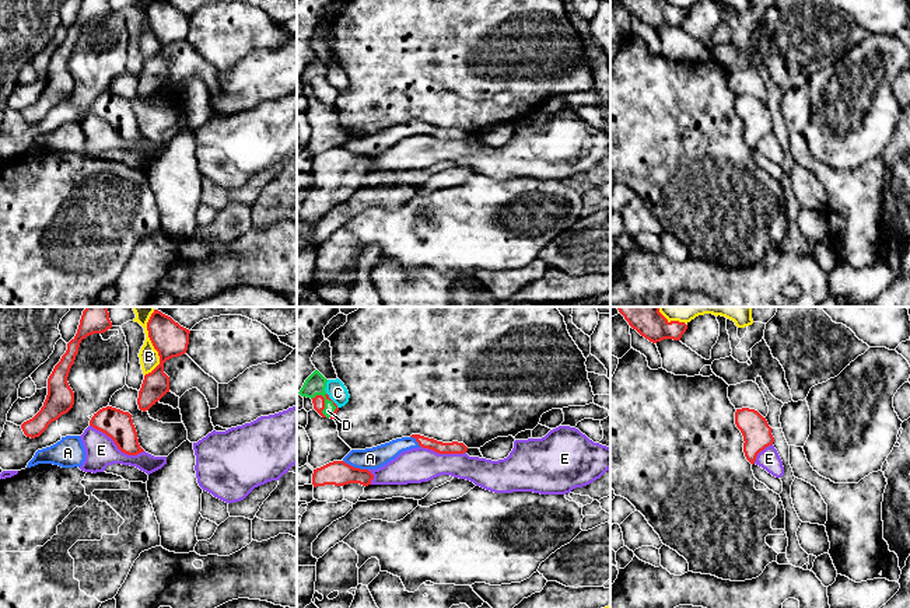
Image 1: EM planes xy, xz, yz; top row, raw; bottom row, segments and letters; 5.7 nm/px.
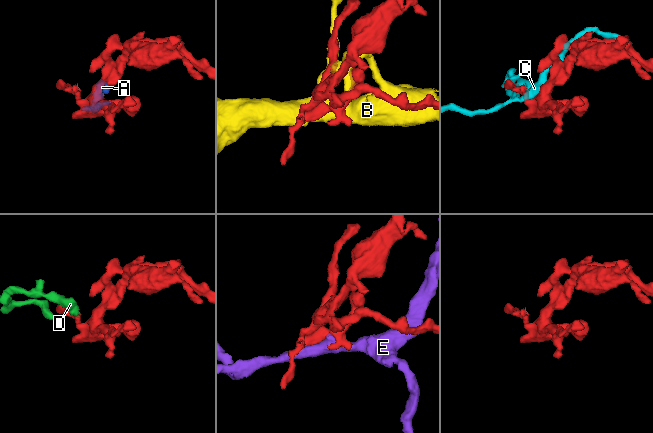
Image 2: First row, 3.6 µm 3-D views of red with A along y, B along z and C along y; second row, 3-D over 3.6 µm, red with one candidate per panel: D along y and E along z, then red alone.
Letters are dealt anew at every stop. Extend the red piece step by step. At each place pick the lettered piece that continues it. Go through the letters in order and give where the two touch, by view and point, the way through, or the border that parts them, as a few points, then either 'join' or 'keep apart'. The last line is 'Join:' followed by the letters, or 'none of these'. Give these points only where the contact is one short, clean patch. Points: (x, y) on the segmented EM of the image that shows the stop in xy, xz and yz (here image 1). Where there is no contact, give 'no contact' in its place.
A: xz (356, 468) | join
B: xy (151, 342) | keep apart
C: xz (332, 401) | keep apart
D: xz (325, 395) | across xz (318, 401), (325, 395), (315, 384) | join
E: xy (116, 444) | keep apart
Join: A, D

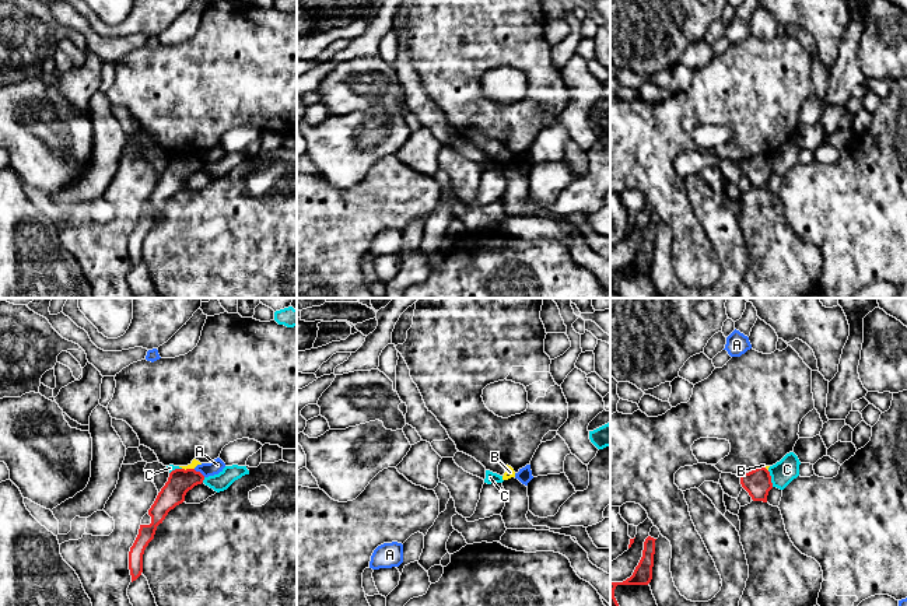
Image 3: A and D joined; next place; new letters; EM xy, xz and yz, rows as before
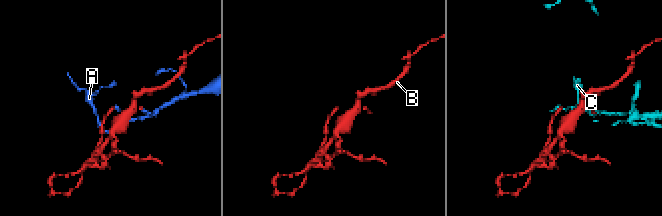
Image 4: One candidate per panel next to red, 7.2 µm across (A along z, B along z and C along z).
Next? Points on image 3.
A: xy (199, 472) | keep apart
B: xy (188, 469) | along xy (182, 468), (193, 469) | keep apart
C: yz (770, 479) | keep apart
Join: none of these

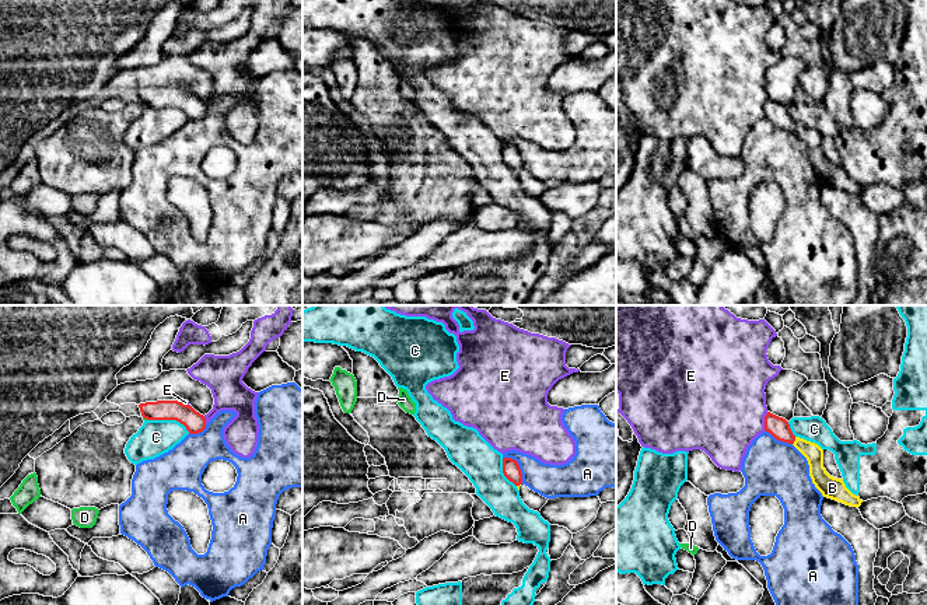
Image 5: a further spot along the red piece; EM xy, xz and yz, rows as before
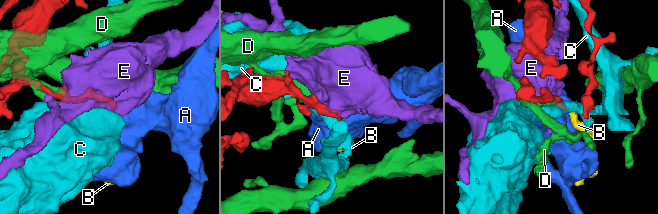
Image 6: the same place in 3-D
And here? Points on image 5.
A: xz (518, 467) | along xz (503, 457), (510, 457), (517, 462), (523, 483) | keep apart
B: yz (794, 440) | across yz (779, 427), (794, 440), (814, 454) | join
C: xy (170, 419) | along xy (147, 419), (175, 419), (189, 433) | keep apart
D: xy (146, 418) | keep apart
E: yz (765, 422) | keep apart
Join: B

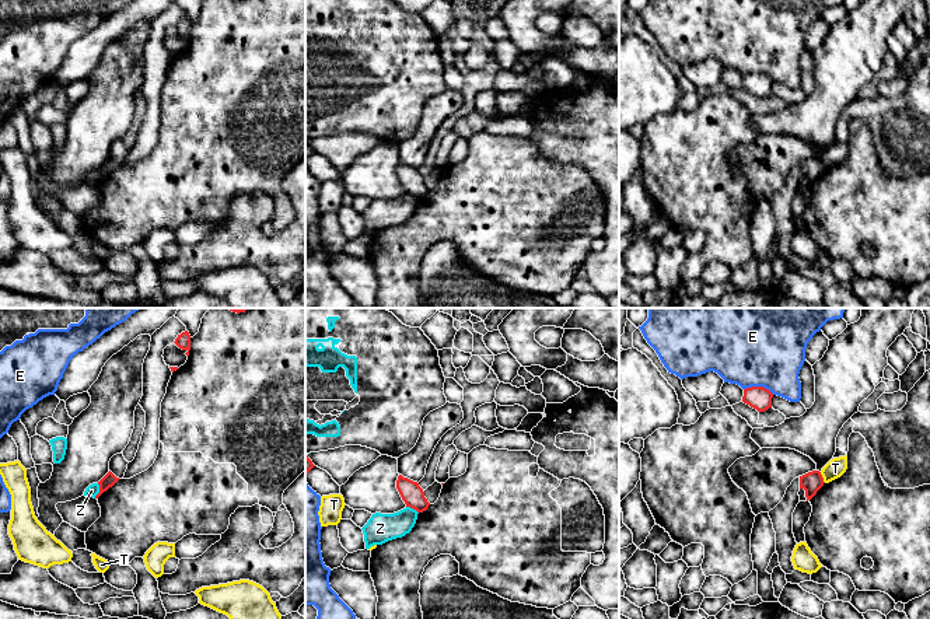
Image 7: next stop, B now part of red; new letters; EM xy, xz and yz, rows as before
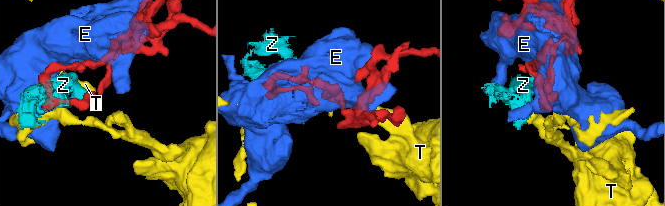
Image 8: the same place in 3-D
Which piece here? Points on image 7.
E: yz (759, 387) | keep apart
T: yz (822, 478) | along yz (820, 472), (825, 482) | keep apart
Z: xy (100, 490) | keep apart
Join: none of these

